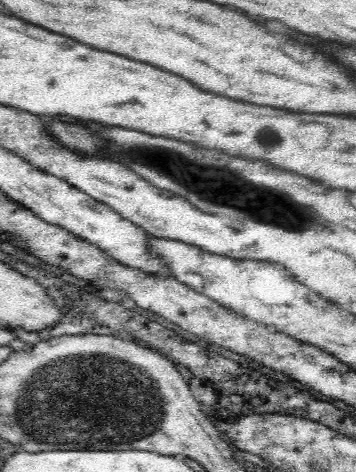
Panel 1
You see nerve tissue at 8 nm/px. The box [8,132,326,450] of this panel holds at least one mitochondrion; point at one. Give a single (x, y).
(44, 406)

